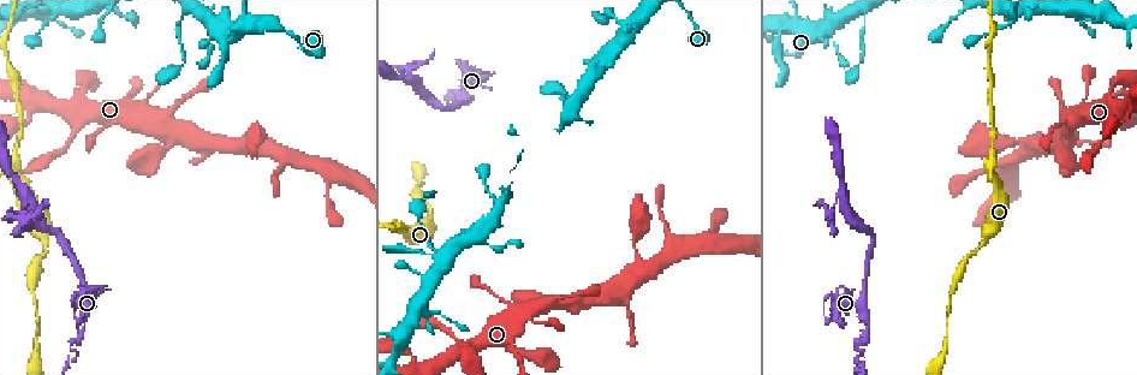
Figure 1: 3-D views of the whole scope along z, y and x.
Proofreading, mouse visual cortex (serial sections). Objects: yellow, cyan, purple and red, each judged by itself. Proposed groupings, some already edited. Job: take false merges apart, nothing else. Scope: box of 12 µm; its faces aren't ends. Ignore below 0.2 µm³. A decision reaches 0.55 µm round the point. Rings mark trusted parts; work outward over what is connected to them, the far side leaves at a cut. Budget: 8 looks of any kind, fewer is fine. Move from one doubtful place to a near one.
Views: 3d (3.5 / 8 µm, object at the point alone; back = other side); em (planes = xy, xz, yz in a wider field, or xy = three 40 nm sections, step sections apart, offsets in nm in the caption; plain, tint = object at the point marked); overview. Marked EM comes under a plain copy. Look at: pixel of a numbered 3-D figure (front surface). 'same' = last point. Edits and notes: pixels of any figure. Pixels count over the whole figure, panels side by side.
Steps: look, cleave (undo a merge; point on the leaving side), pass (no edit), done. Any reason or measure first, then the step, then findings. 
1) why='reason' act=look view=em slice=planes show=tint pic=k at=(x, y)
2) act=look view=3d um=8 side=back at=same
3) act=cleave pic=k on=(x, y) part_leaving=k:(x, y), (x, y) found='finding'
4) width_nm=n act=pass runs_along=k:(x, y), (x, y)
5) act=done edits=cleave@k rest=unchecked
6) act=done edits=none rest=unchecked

why='sharp bend' act=look view=3d um=3.5 pic=1 at=(1118, 126)

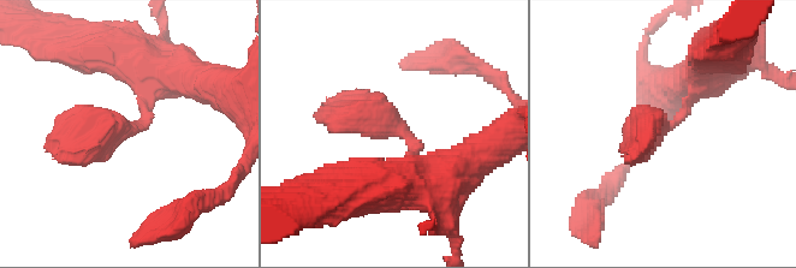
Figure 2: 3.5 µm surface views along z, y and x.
arm_widths_nm=300,350 why='now the EM' act=look view=em slice=planes show=tint pic=2 at=(395, 129)

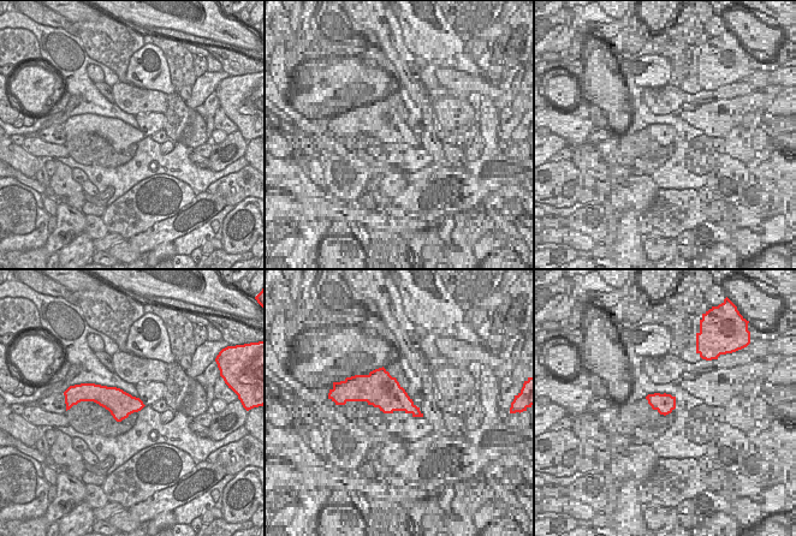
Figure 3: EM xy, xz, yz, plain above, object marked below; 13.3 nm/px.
act=pass runs_along=2:(155, 79), (140, 127), (59, 158) found='all the same cell'

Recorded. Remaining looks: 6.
why='thick turns thin' act=look view=3d um=3.5 side=back pic=1 at=(996, 174)

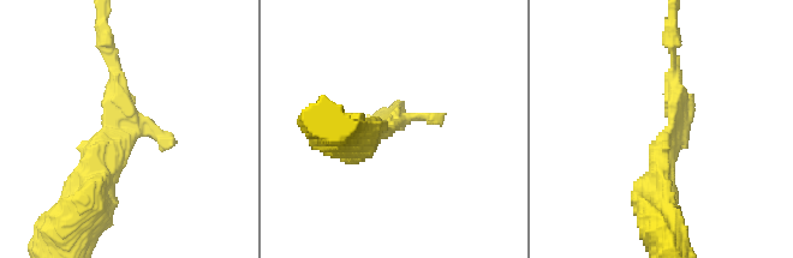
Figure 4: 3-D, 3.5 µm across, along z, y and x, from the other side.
why='need the tissue' act=look view=em slice=xy step=3 show=tint pic=4 at=(675, 130)

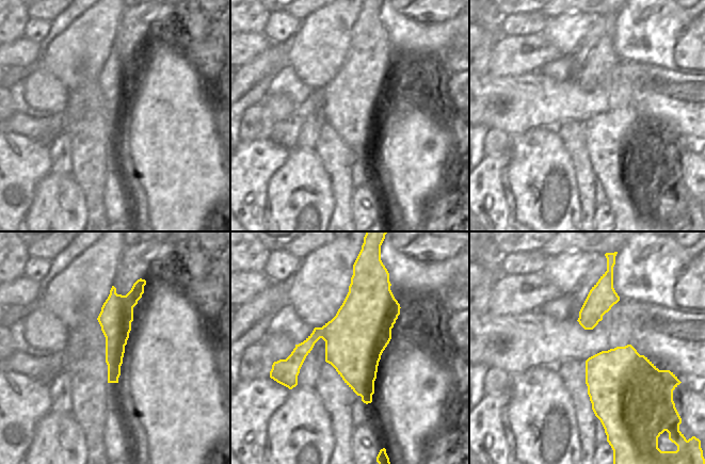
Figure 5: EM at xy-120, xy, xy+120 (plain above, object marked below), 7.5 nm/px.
width_nm=460 act=pass runs_along=4:(89, 199), (126, 139), (111, 52) found='all the same cell'

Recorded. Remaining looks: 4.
why='a narrow waist' act=look view=3d um=8 side=back pic=1 at=(861, 349)

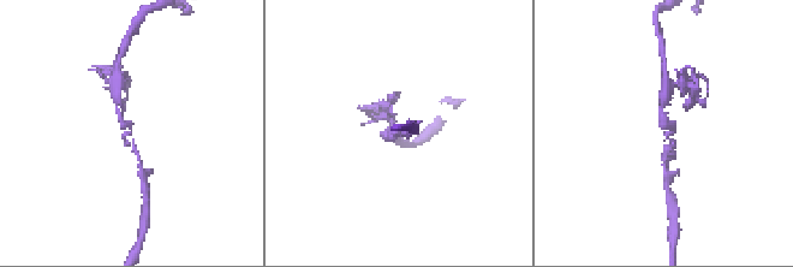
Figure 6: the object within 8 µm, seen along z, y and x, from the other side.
why='closer look' act=look view=3d um=3.5 pic=6 at=(666, 133)

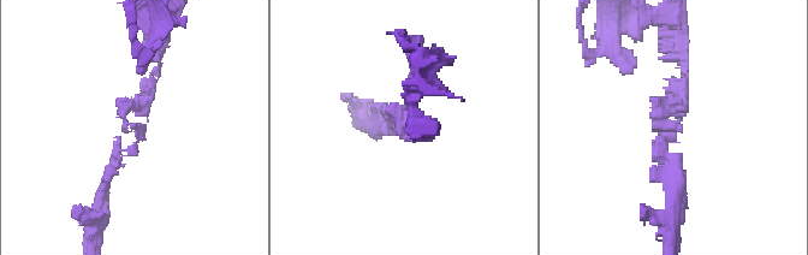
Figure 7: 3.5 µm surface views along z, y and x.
act=pass runs_along=7:(678, 52), (657, 155), (682, 173) found='one cell here'

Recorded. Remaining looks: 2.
act=done edits=none rest=unchecked

